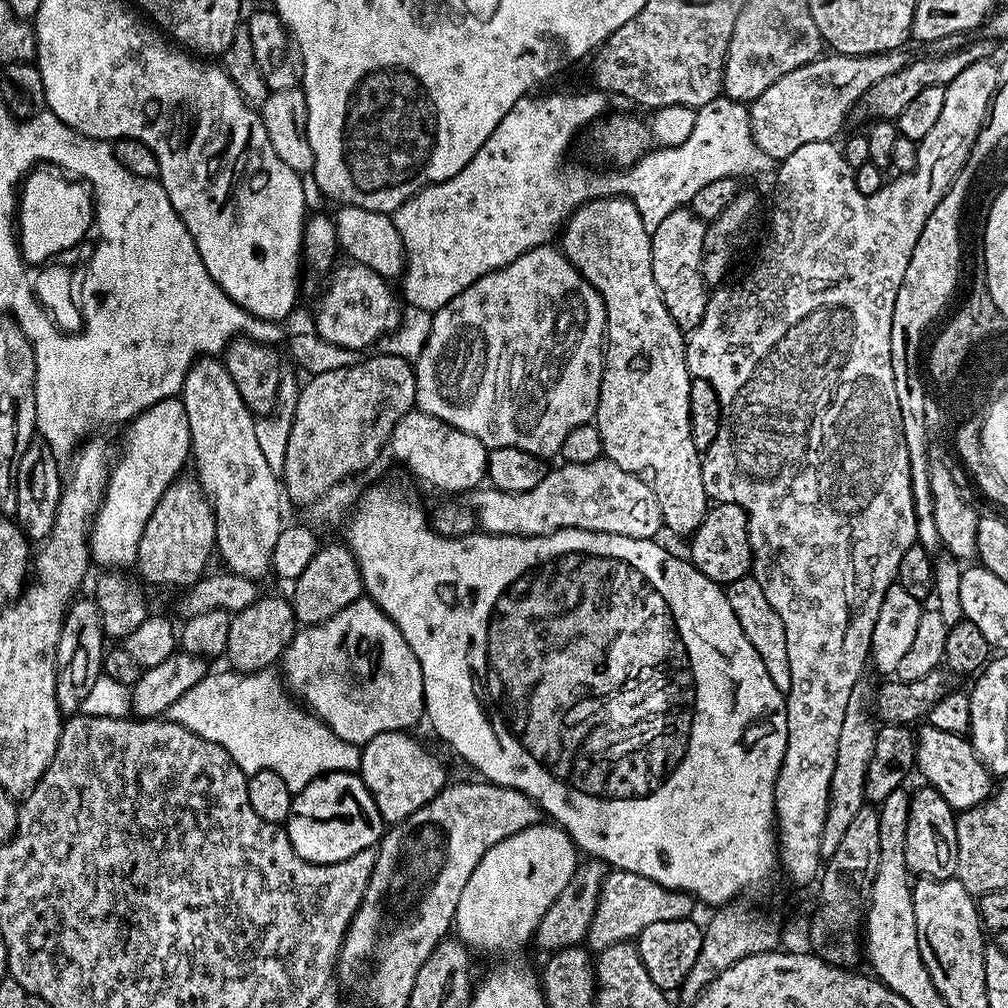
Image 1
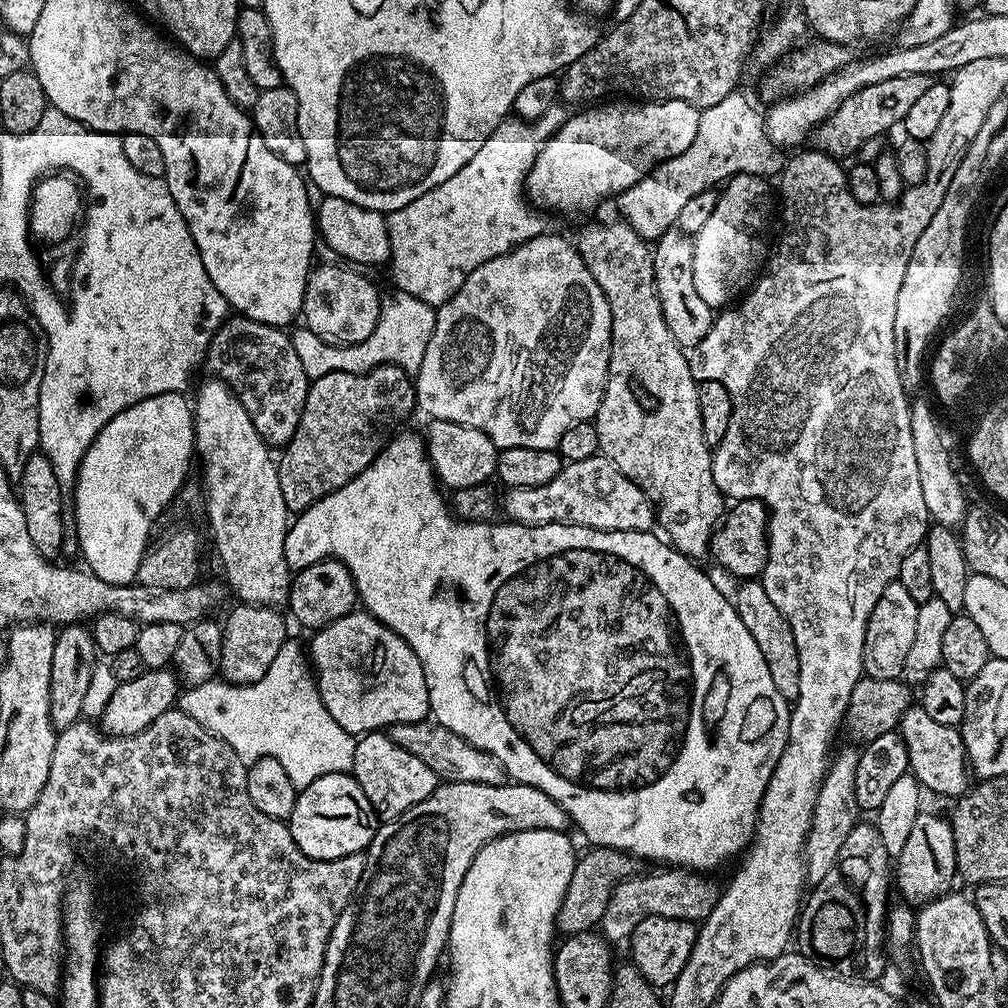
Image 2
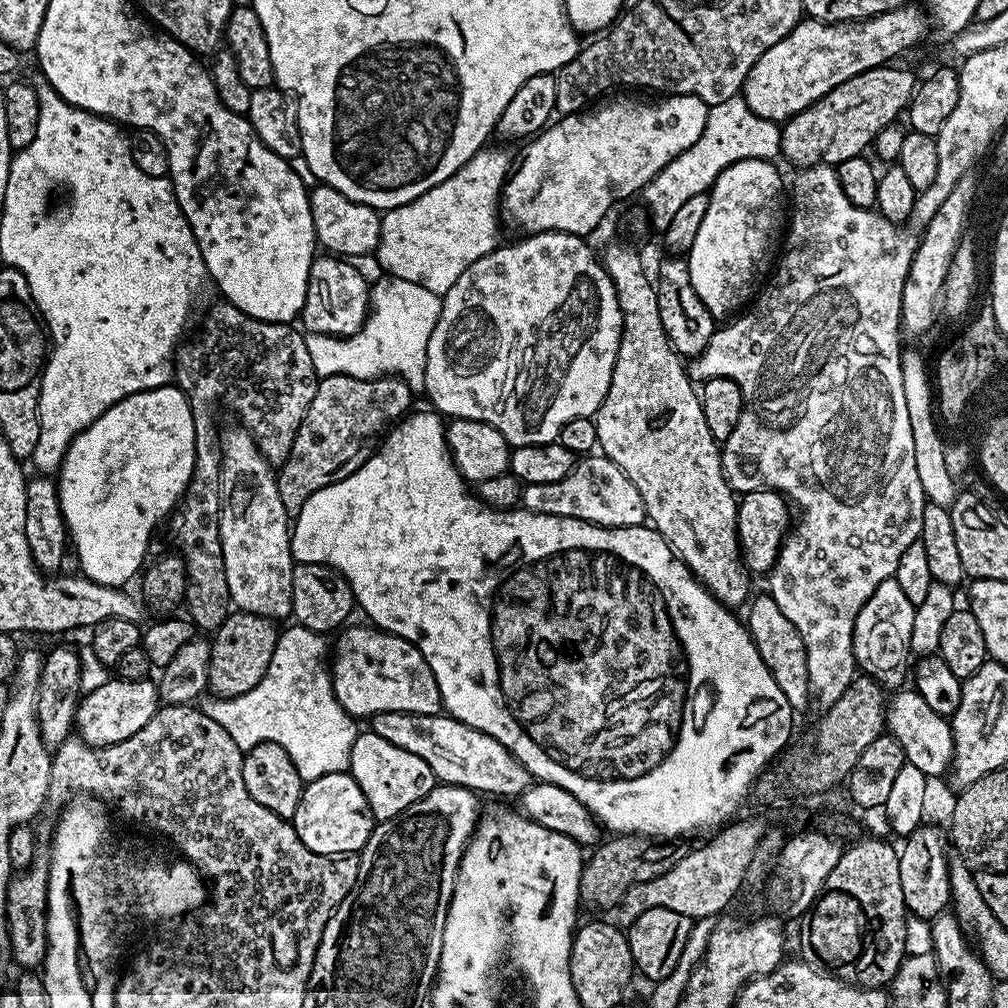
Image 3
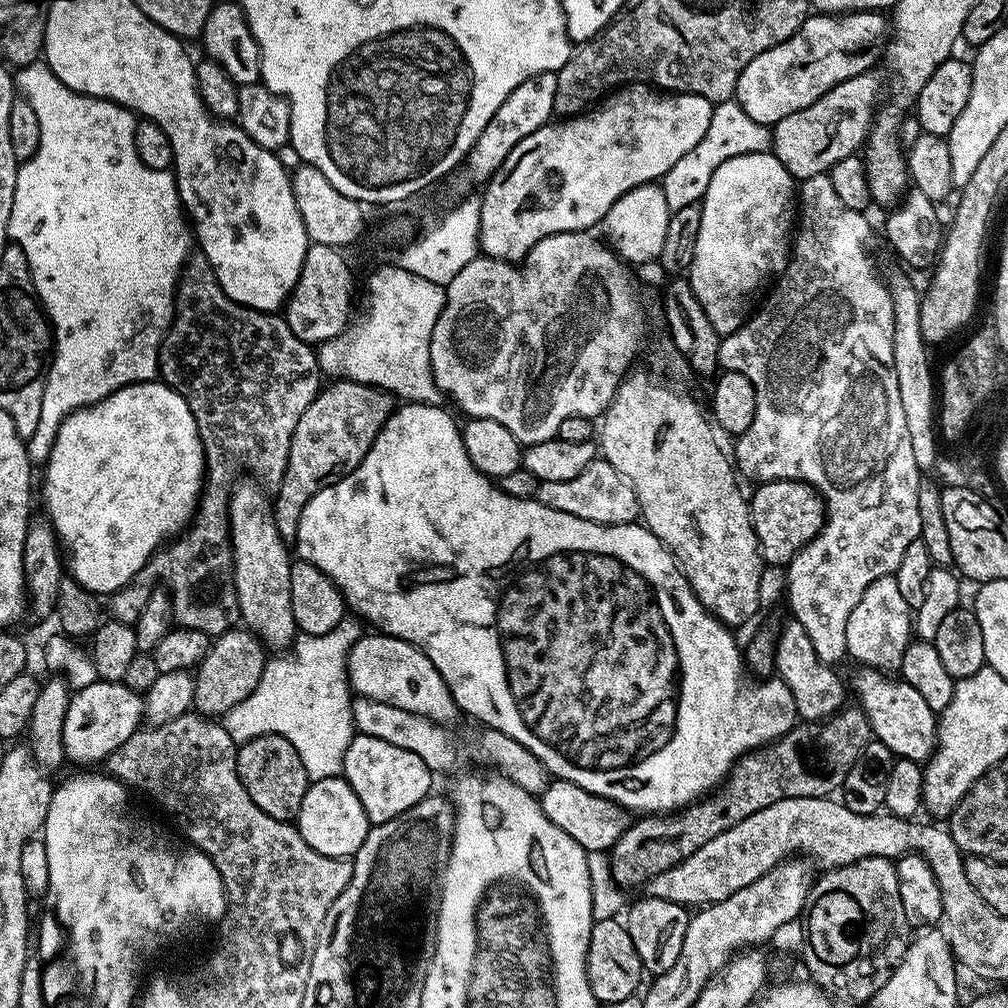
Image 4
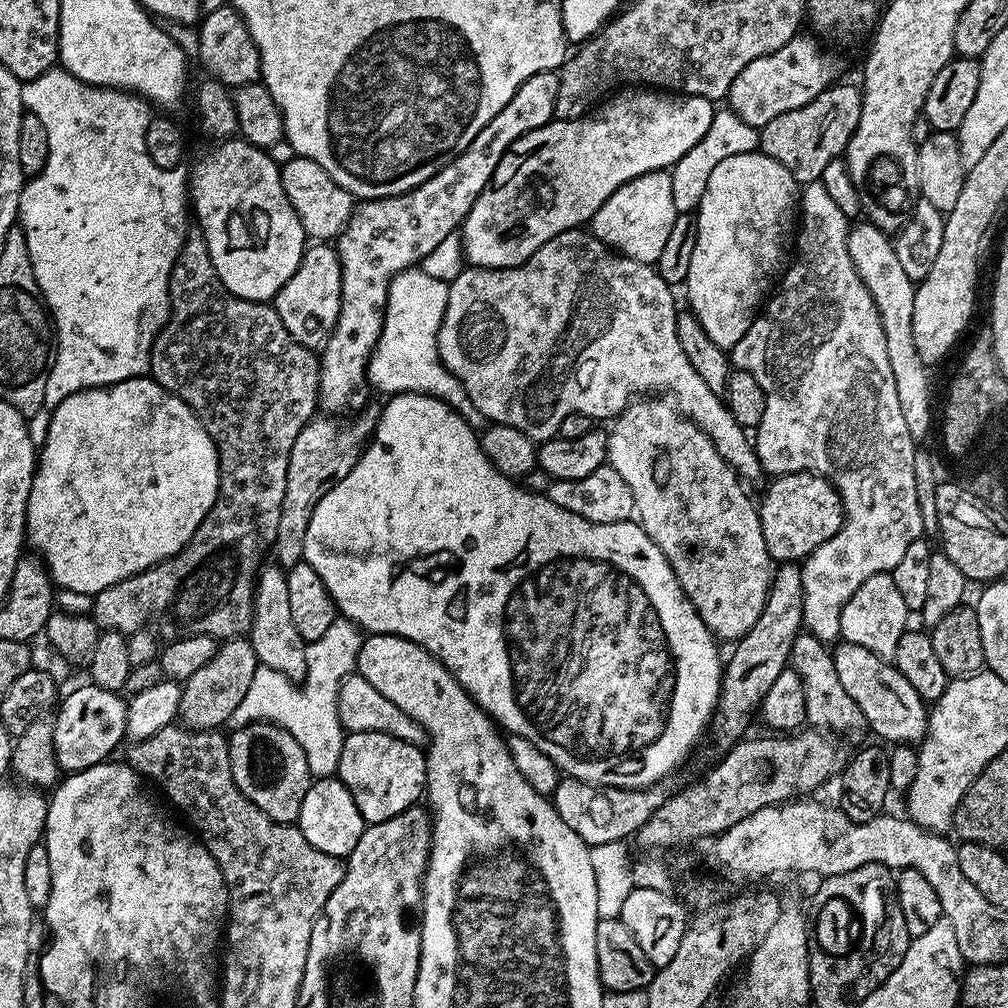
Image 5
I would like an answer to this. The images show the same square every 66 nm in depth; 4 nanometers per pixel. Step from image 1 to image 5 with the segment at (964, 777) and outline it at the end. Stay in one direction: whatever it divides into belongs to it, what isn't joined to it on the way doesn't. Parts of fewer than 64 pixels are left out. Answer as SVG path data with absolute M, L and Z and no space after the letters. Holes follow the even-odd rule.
M840 642L831 649L834 670L838 670L838 679L846 694L858 702L858 710L862 710L865 725L873 728L884 740L889 740L892 746L919 745L928 732L929 705L902 678L895 663L883 660L878 654L866 650L866 646L854 646Z

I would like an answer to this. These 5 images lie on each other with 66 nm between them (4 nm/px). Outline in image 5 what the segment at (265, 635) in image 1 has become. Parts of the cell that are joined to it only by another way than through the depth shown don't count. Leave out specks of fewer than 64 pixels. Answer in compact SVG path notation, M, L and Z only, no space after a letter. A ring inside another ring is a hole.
M233 638L223 641L217 647L214 658L210 658L210 662L202 666L202 670L190 674L190 678L183 681L180 689L179 723L196 732L211 732L224 726L220 724L227 725L234 710L238 710L238 702L242 702L246 690L250 690L257 663L251 639Z

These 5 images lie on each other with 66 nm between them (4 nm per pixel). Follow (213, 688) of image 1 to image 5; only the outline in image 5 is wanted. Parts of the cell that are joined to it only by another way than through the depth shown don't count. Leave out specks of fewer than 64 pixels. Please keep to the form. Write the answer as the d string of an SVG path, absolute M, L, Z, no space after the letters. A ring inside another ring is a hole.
M337 615L322 638L307 641L306 674L301 684L287 680L278 674L278 670L270 670L270 666L257 663L250 690L246 690L242 702L238 702L238 710L234 710L230 721L231 727L237 729L261 722L277 724L292 735L298 746L302 746L313 777L335 777L346 735L338 718L338 690L344 679L353 675L356 656L362 650L365 639L359 624Z

